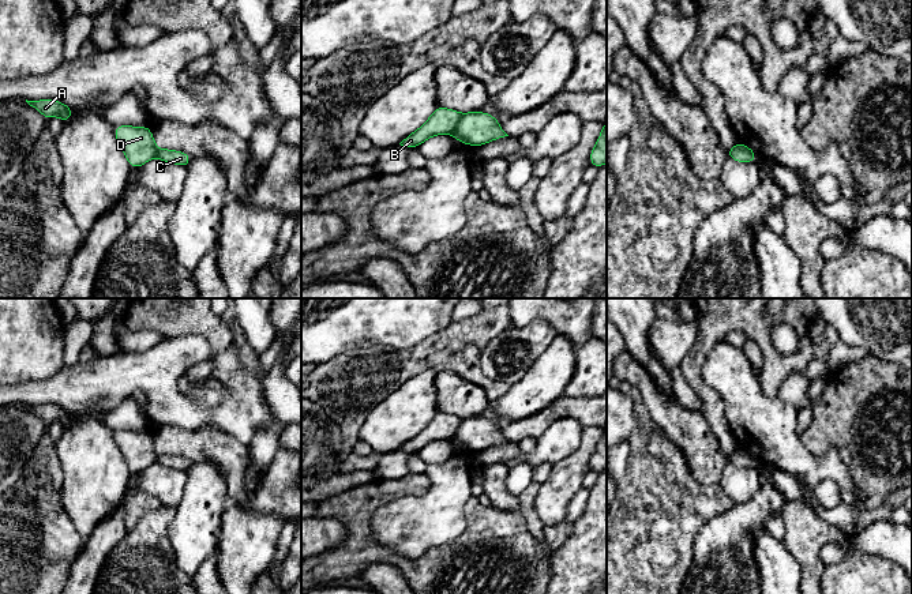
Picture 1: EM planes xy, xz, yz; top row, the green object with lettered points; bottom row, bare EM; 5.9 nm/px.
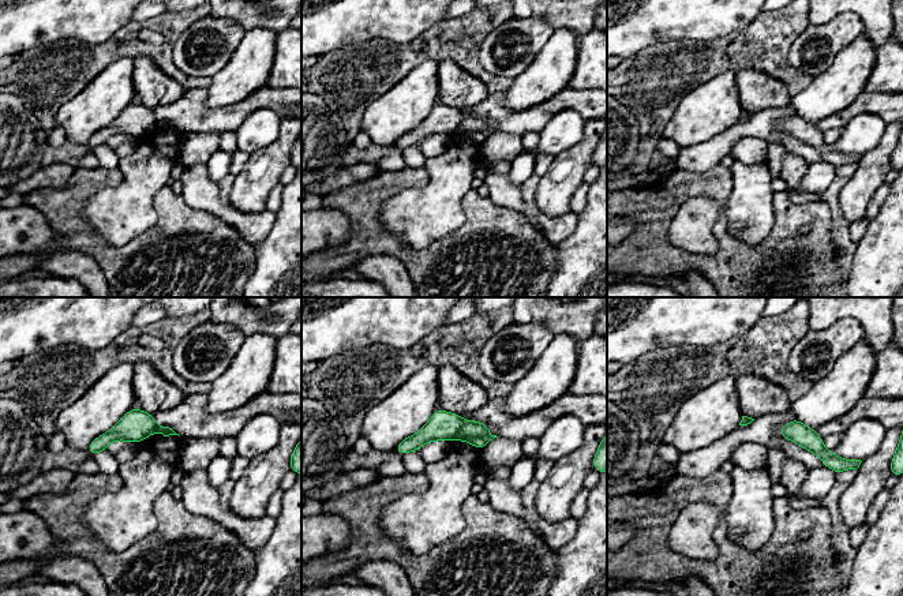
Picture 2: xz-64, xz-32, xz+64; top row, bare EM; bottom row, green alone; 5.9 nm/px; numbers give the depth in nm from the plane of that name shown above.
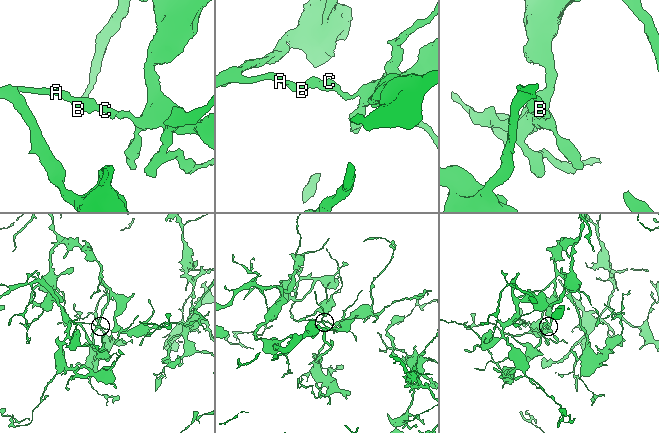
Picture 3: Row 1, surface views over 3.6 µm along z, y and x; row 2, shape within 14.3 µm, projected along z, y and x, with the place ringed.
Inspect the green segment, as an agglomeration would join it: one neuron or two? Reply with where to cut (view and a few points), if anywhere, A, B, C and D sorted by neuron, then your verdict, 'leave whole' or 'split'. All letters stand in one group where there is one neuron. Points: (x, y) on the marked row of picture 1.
cut xz (462, 115), (453, 132); groups A B D / C; split

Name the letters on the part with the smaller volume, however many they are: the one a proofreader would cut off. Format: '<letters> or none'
A, B, D

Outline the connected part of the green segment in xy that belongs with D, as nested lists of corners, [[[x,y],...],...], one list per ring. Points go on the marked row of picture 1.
[[[116,125],[115,136],[131,168],[140,168],[158,151],[150,127]]]

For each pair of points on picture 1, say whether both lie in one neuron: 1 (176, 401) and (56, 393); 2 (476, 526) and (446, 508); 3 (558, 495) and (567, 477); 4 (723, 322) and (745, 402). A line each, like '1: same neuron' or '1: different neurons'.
1: same neuron
2: different neurons
3: same neuron
4: different neurons

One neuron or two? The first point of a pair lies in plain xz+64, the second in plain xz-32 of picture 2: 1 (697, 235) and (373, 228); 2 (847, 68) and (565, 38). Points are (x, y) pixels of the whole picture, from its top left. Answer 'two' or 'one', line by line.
1: two
2: one

